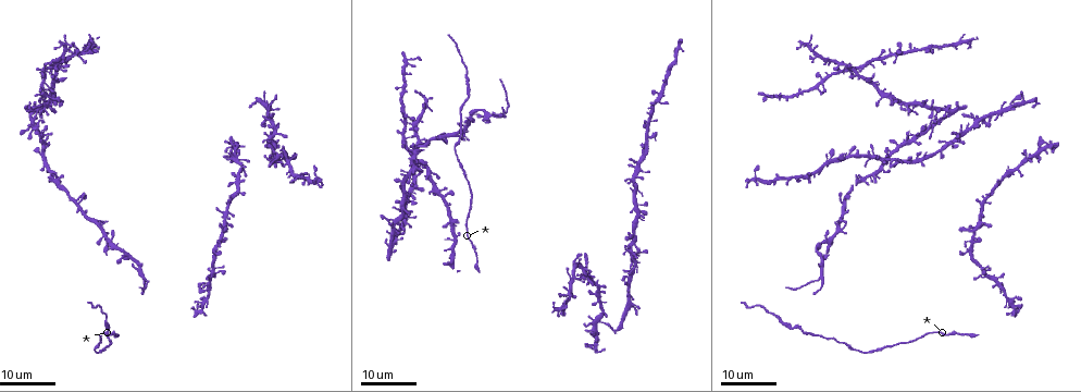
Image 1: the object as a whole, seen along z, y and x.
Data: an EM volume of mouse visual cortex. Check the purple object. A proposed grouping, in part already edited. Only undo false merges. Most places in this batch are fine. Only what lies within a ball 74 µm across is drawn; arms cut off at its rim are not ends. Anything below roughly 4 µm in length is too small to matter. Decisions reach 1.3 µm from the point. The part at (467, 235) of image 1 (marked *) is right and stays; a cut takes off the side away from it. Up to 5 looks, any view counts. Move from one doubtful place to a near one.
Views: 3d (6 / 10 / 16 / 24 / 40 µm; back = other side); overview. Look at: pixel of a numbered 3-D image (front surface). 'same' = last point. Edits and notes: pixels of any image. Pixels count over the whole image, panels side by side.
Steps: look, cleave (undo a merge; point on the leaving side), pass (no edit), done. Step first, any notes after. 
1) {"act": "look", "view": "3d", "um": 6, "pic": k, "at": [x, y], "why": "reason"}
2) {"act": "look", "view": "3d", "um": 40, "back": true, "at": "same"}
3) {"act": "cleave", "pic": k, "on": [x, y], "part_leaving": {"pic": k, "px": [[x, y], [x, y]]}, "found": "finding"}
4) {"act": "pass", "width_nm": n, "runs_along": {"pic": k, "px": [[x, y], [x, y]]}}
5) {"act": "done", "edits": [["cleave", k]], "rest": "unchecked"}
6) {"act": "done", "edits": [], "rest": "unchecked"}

{"act": "look", "view": "3d", "um": 24, "pic": 1, "at": [277, 135], "why": "small branch off a trunk"}

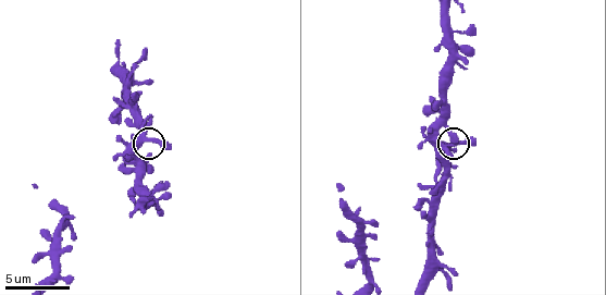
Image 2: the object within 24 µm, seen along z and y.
{"act": "look", "view": "3d", "um": 6, "pic": 2, "at": [146, 139]}

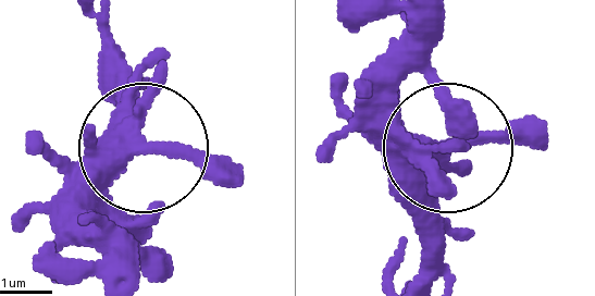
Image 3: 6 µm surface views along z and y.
{"act": "pass", "found": "all the same neuron"}

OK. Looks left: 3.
{"act": "look", "view": "3d", "um": 16, "pic": 1, "at": [46, 107], "why": "four or more arms meet"}

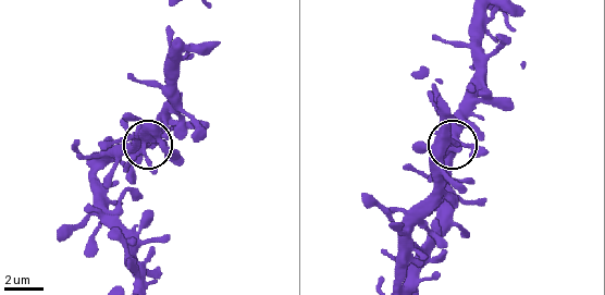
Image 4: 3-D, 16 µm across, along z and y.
{"act": "look", "view": "3d", "um": 10, "pic": 4, "at": [450, 151]}

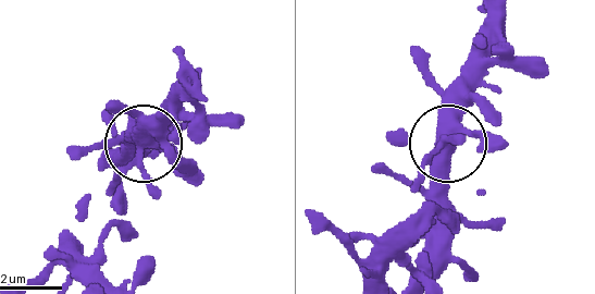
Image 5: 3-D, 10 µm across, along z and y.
{"act": "pass", "arms": 5, "found": "continuous, no second neuron"}

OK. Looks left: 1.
{"act": "done", "edits": [], "rest": "unchecked"}

